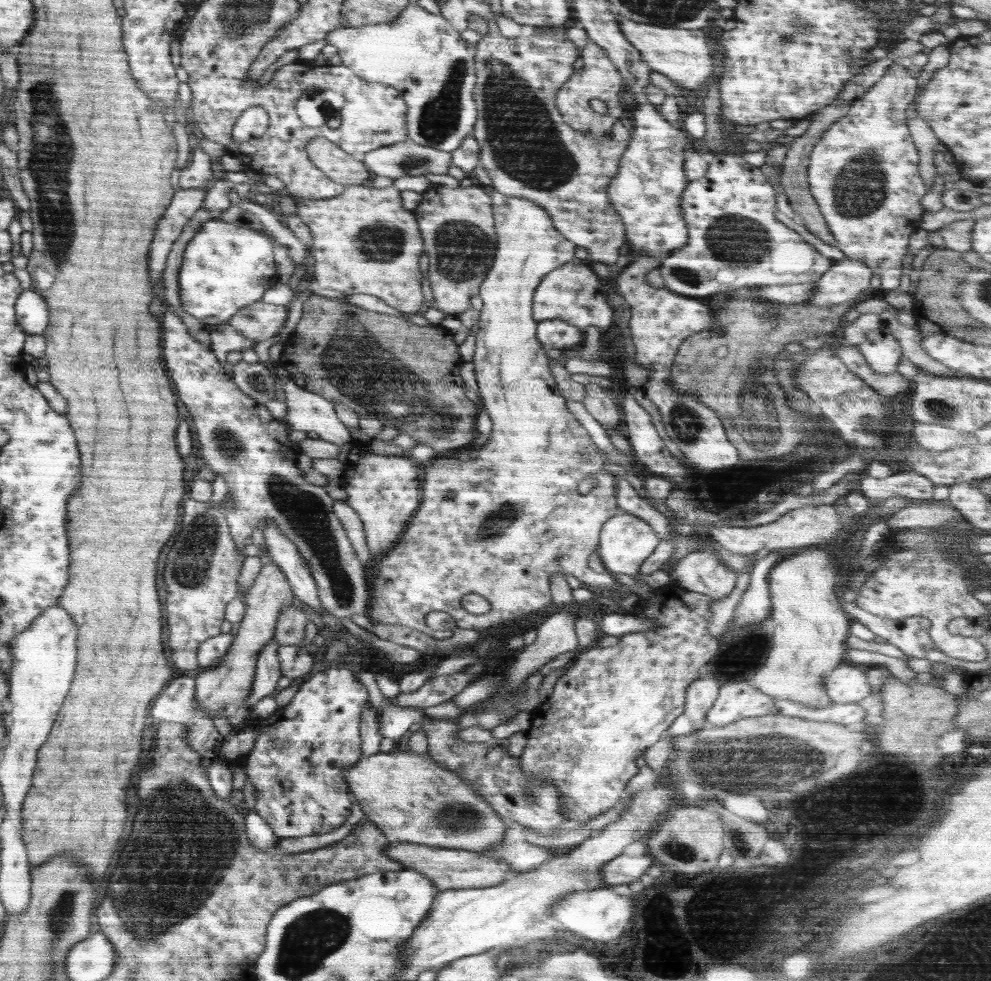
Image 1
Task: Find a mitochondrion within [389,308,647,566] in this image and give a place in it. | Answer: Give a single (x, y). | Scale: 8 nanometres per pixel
(496, 523)

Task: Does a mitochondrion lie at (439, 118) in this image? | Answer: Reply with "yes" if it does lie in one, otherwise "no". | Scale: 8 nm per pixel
yes

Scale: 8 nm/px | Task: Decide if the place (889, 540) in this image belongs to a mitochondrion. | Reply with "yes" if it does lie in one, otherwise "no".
no

